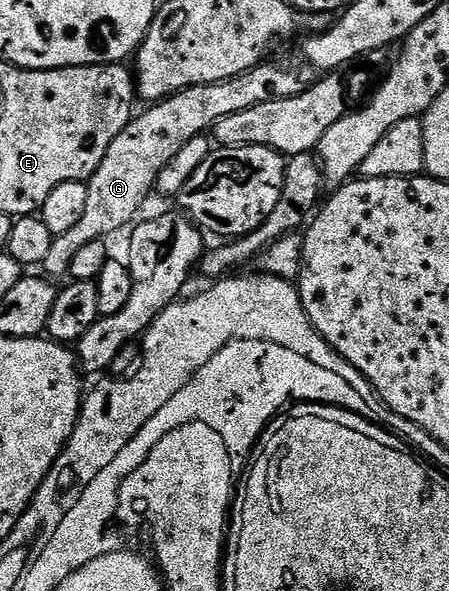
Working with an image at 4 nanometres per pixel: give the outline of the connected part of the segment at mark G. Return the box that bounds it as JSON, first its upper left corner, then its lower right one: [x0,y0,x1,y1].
[42,61,314,281]

